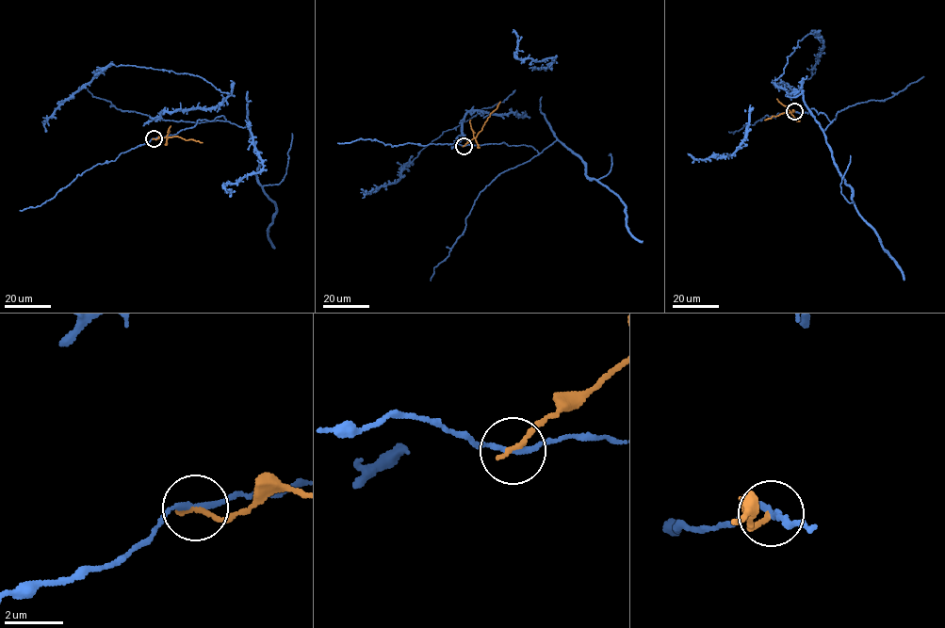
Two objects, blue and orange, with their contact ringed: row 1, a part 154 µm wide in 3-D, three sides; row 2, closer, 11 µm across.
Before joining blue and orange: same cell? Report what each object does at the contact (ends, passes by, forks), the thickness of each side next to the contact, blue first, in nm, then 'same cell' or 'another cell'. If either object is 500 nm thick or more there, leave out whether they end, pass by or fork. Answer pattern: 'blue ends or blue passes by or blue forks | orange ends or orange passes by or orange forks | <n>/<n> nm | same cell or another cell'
blue passes by | orange ends | 180/170 nm | another cell

